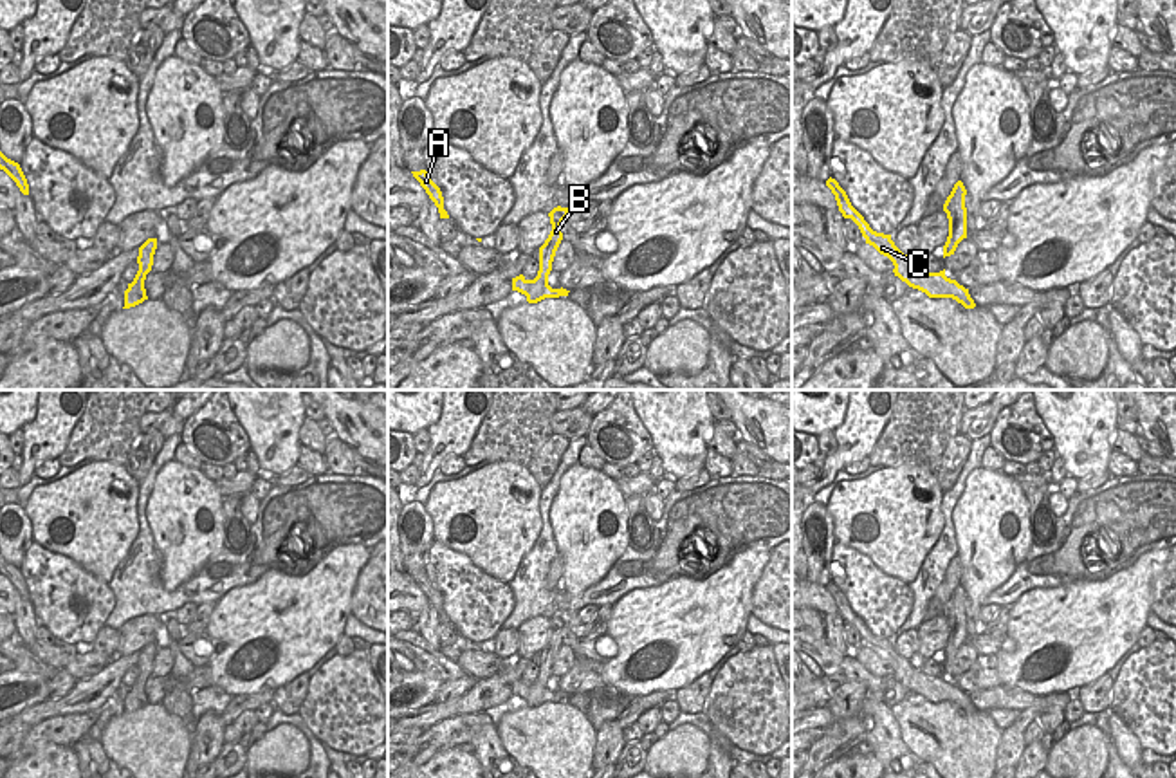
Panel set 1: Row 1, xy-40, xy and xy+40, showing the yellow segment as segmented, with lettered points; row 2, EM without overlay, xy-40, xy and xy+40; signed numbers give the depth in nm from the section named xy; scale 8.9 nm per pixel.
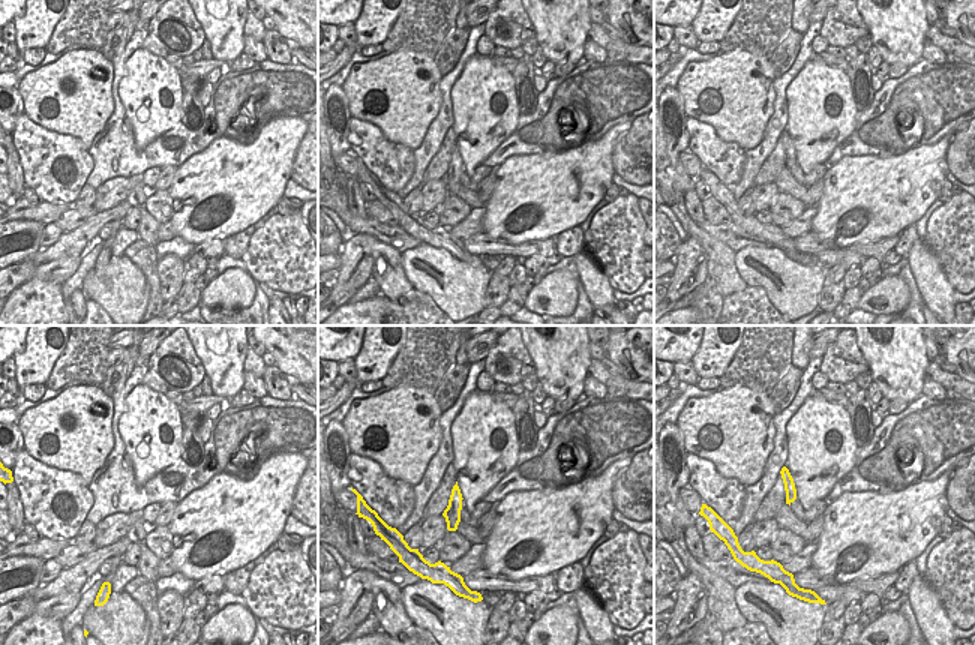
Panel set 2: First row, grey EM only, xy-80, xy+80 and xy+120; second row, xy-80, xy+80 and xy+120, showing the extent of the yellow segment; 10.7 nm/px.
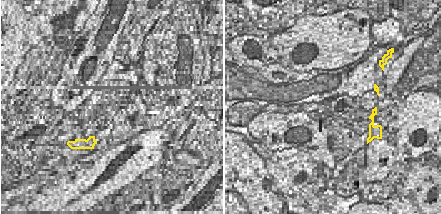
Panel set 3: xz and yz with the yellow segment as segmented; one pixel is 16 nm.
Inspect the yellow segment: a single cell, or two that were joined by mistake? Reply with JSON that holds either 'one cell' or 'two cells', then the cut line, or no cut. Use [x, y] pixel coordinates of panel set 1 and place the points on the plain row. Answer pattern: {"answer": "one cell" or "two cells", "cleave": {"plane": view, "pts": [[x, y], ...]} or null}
{"answer": "two cells", "cleave": {"plane": "xy", "pts": [[534, 685], [527, 701]]}}

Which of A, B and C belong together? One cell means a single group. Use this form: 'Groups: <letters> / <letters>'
Groups: A C / B.

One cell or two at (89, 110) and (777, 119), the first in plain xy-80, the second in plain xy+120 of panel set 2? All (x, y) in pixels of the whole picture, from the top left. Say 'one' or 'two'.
two

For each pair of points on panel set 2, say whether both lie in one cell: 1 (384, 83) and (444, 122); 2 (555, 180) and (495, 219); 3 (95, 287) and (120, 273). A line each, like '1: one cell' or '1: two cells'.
1: two cells
2: one cell
3: one cell

